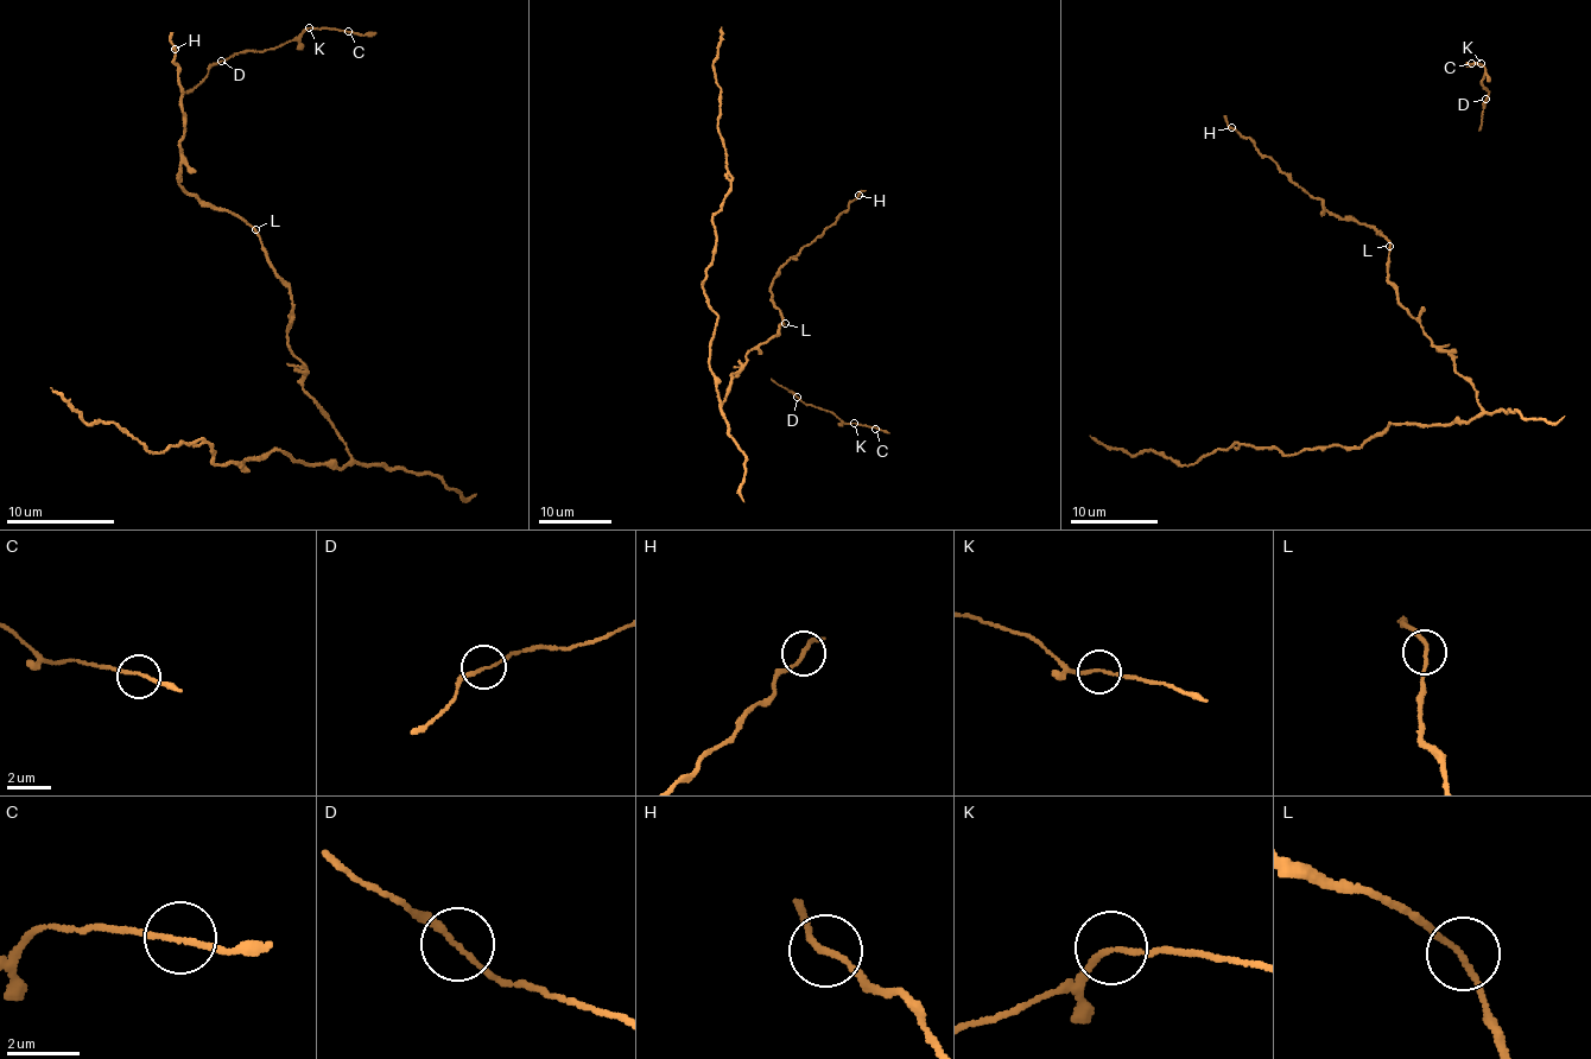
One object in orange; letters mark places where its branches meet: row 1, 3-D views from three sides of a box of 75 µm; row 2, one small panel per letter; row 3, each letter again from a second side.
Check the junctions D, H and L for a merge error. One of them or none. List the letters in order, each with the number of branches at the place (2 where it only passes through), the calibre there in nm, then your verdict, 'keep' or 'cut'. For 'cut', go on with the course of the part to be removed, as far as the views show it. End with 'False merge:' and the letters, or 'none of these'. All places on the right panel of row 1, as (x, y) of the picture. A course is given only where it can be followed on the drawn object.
D: 2 branches meet; 150 nm thick; keep
H: 2 branches meet; 160 nm thick; keep
L: 2 branches meet; 150 nm thick; keep
False merge: none of these

